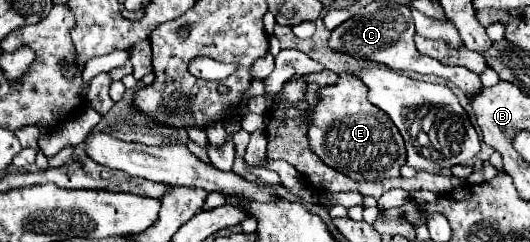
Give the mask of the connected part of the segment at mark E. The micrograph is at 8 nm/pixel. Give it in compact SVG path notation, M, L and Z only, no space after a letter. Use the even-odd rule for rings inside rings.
M351 76L339 78L335 84L325 86L319 90L319 102L305 114L309 128L307 128L307 138L309 138L309 148L319 156L319 160L333 170L353 178L353 180L377 180L377 178L395 178L399 176L399 168L405 164L405 144L395 128L395 124L371 102L367 102L367 90L363 82Z

